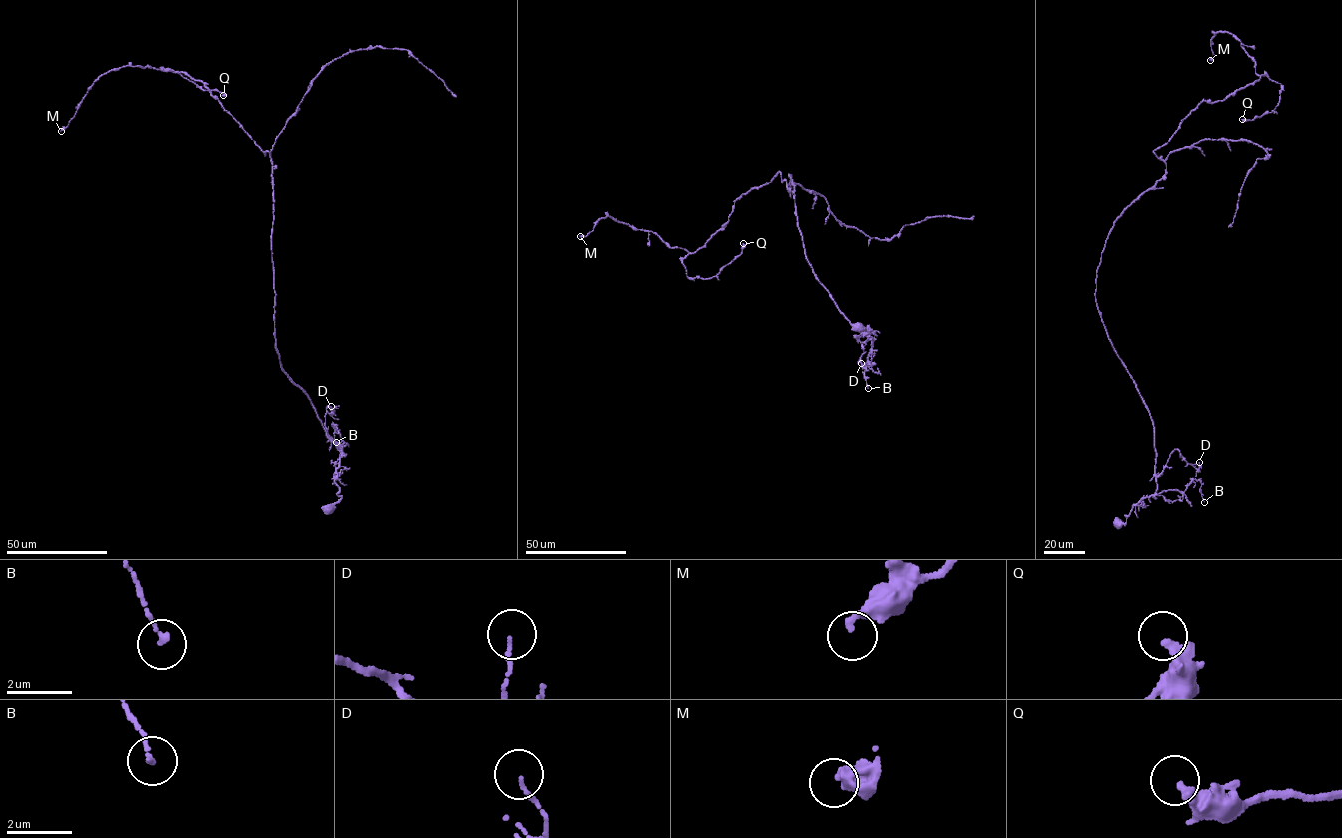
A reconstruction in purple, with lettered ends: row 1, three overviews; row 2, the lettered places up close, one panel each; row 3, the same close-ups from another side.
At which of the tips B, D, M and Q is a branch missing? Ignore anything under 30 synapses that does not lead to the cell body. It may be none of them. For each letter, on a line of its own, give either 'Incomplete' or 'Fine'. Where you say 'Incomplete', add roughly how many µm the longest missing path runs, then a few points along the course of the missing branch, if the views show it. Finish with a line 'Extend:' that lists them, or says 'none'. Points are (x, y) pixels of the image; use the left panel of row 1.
B: Fine
D: Fine
M: Fine
Q: Fine
Extend: none

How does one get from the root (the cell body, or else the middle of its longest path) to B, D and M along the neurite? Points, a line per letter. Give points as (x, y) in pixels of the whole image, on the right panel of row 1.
B: (1118, 524), (1126, 523), (1133, 506), (1145, 497), (1182, 500), (1192, 479), (1200, 481), (1204, 502)
D: (1118, 524), (1116, 526), (1126, 523), (1133, 505), (1154, 495), (1156, 477), (1175, 449), (1198, 471), (1199, 462)
M: (1118, 524), (1155, 494), (1154, 428), (1096, 270), (1164, 174), (1154, 151), (1260, 77), (1226, 31), (1210, 60)

